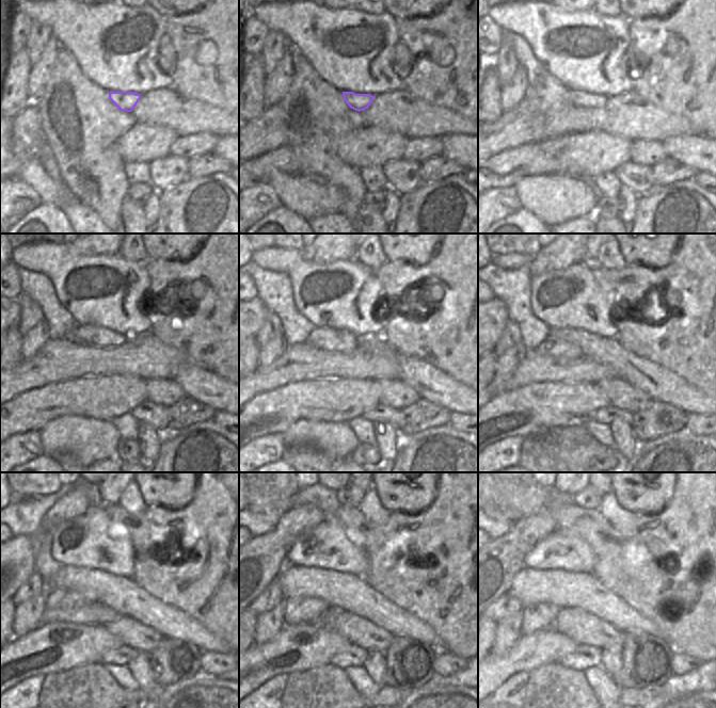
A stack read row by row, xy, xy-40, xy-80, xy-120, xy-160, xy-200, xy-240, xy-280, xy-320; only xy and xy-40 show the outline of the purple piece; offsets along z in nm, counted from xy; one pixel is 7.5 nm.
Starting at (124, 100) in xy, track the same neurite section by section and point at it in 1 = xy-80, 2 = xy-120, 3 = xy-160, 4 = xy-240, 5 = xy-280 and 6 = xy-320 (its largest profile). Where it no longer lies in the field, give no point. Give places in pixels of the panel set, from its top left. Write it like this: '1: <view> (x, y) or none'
1: xy-80 (577, 98)
2: xy-120 (95, 336)
3: xy-160 (330, 339)
4: xy-240 (57, 598)
5: xy-280 (302, 610)
6: xy-320 (537, 616)

